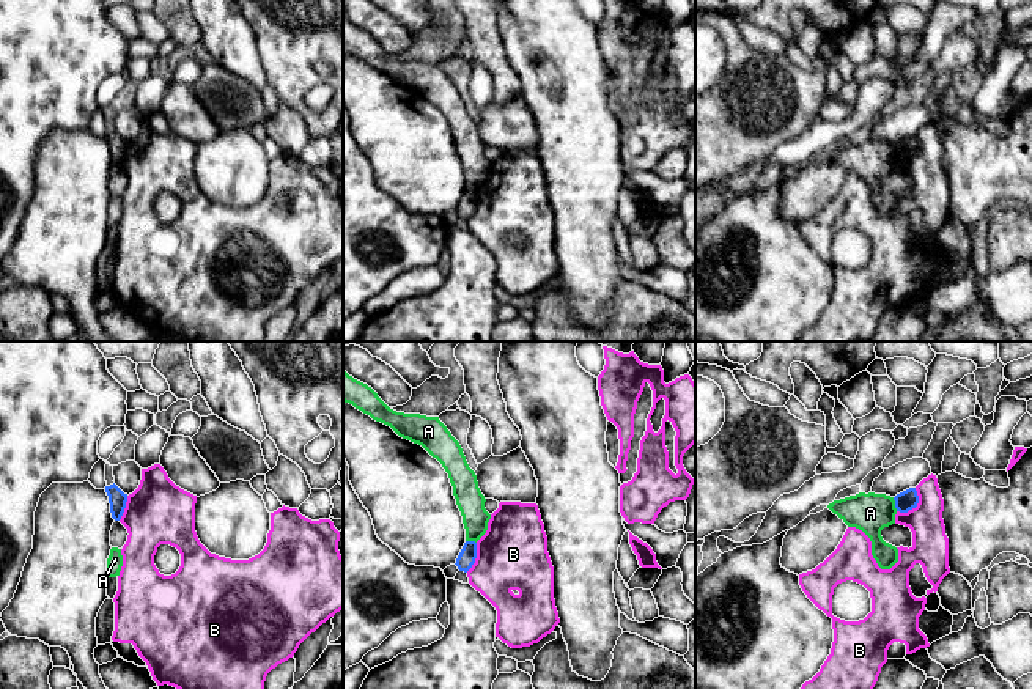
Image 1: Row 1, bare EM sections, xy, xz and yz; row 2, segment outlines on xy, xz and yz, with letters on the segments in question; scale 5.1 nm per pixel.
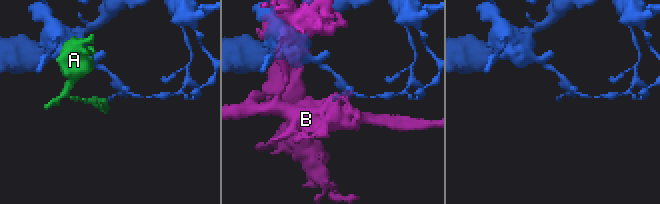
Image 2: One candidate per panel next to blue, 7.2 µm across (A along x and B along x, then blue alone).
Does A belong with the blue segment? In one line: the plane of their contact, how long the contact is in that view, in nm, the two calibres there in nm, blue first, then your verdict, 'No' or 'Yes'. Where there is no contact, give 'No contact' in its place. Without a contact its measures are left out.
Touches blue in yz. Shared border 80 nm. Thickness 100 nm (blue) against 200 nm. No

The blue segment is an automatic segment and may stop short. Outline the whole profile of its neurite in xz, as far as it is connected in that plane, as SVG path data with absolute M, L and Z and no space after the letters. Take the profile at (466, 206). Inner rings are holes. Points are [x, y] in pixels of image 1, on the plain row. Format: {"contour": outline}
{"contour": "M466 189L455 212L458 214L459 219L467 220L475 211L475 206L477 206L477 190Z"}

